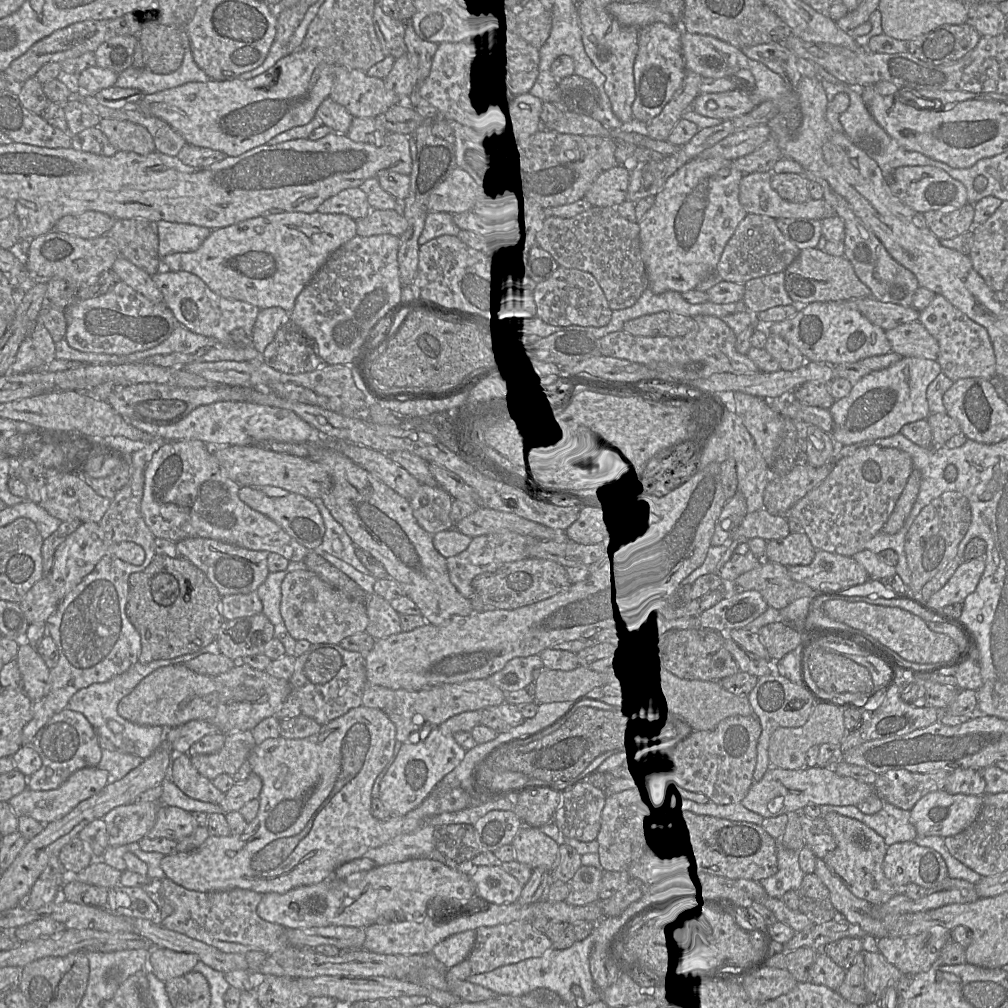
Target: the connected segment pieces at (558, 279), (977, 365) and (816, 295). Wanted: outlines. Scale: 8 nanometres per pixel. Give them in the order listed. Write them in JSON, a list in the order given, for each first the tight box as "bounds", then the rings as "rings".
[{"bounds":[534,268,612,327],"rings":[[[556,268],[548,279],[536,285],[534,306],[537,319],[550,327],[602,327],[612,314],[596,279],[588,272],[571,268]]]},{"bounds":[918,294,996,382],"rings":[[[936,294],[931,304],[920,312],[918,321],[937,340],[939,344],[937,362],[941,371],[953,382],[970,377],[988,380],[996,377],[995,354],[987,330],[967,317],[945,297]]]},{"bounds":[784,248,871,306],"rings":[[[815,248],[801,250],[795,260],[785,269],[784,287],[793,301],[792,305],[806,306],[813,302],[833,302],[843,300],[856,300],[871,296],[870,289],[856,276],[851,263],[843,256],[831,256]]]}]

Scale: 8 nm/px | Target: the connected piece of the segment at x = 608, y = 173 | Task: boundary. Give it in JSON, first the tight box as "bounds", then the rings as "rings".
{"bounds":[583,165,630,207],"rings":[[[617,165],[602,172],[592,183],[583,199],[593,207],[616,207],[626,200],[630,172]]]}

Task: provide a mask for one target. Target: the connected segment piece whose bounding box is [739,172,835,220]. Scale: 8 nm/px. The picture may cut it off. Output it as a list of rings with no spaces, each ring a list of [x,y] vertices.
[[[772,173],[746,174],[739,184],[739,201],[747,214],[757,214],[773,219],[822,220],[832,215],[833,209],[822,198],[793,203],[782,199],[770,186]]]

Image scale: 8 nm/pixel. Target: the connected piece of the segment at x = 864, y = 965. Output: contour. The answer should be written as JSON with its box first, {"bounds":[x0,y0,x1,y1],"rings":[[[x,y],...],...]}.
{"bounds":[837,951,904,1007],"rings":[[[861,951],[837,992],[847,1001],[860,1007],[875,1002],[882,992],[904,975],[883,955]]]}

